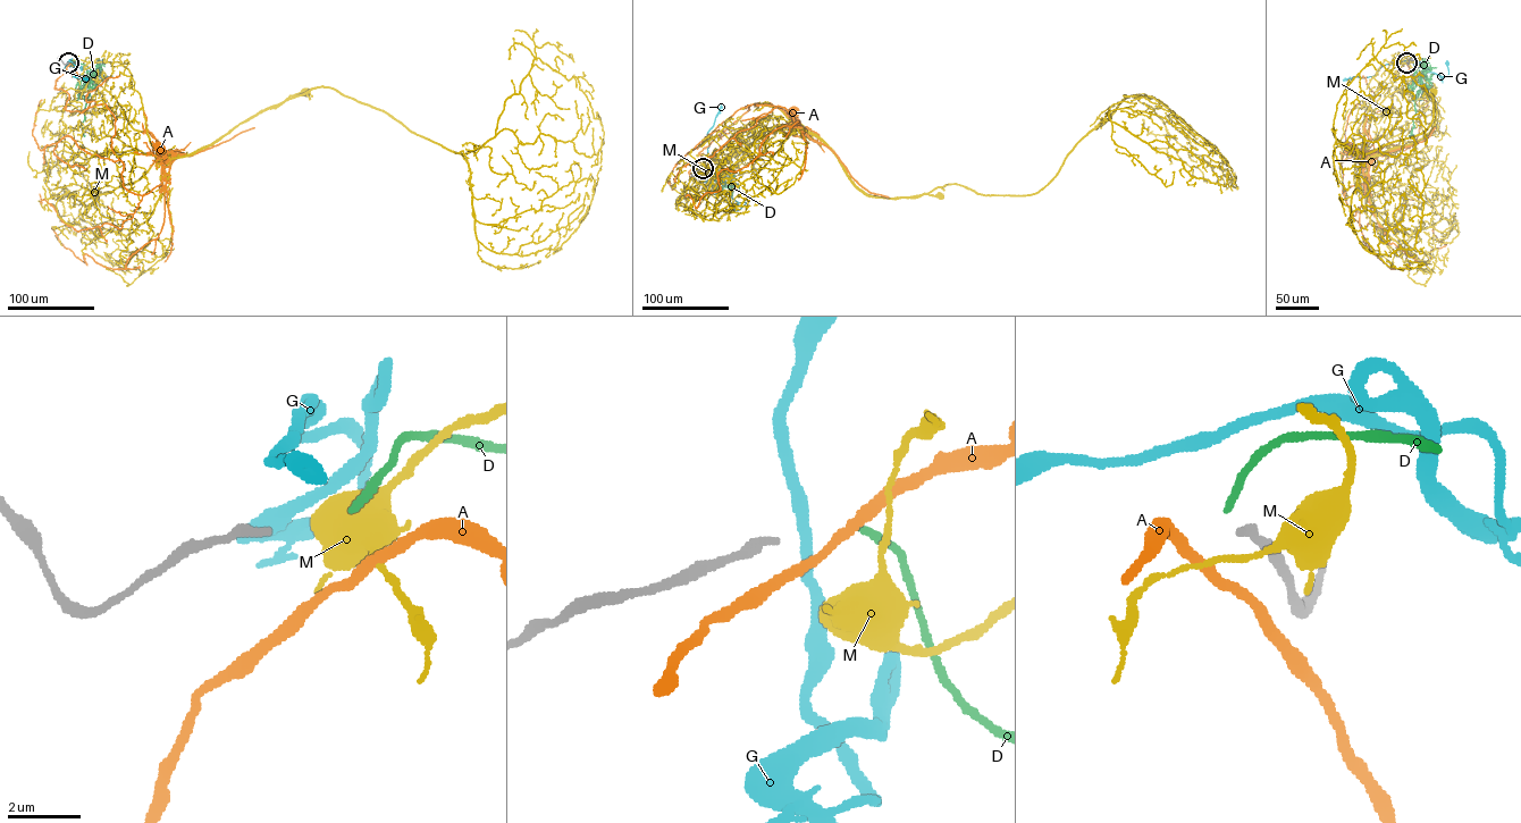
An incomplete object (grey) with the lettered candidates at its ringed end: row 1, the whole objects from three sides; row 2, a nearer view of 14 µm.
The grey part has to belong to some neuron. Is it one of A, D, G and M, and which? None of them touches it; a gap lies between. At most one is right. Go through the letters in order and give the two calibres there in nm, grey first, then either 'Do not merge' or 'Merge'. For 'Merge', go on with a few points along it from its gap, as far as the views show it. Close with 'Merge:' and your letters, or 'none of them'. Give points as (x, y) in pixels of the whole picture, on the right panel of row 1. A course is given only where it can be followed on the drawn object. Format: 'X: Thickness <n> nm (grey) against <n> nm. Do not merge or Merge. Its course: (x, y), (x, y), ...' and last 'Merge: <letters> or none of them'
A: Thickness 260 nm (grey) against 260 nm. Do not merge
D: Thickness 260 nm (grey) against 200 nm. Merge. Its course: (1406, 61), (1420, 65), (1425, 72), (1430, 69), (1427, 67), (1420, 72), (1412, 137)
G: Thickness 260 nm (grey) against 340 nm. Do not merge
M: Thickness 260 nm (grey) against 700 nm. Do not merge
Merge: D

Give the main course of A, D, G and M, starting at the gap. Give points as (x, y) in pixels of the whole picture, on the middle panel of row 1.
A: (704, 168), (688, 173), (703, 154), (699, 152), (749, 110), (745, 106), (783, 107), (800, 127), (795, 114)
D: (704, 168), (731, 192), (736, 183), (723, 183), (723, 178), (715, 175)
G: (703, 168), (703, 178), (737, 201), (746, 202), (739, 210), (732, 209)
M: (704, 169), (731, 178), (749, 173), (779, 126), (792, 125), (815, 134), (847, 175), (868, 194), (940, 195)

